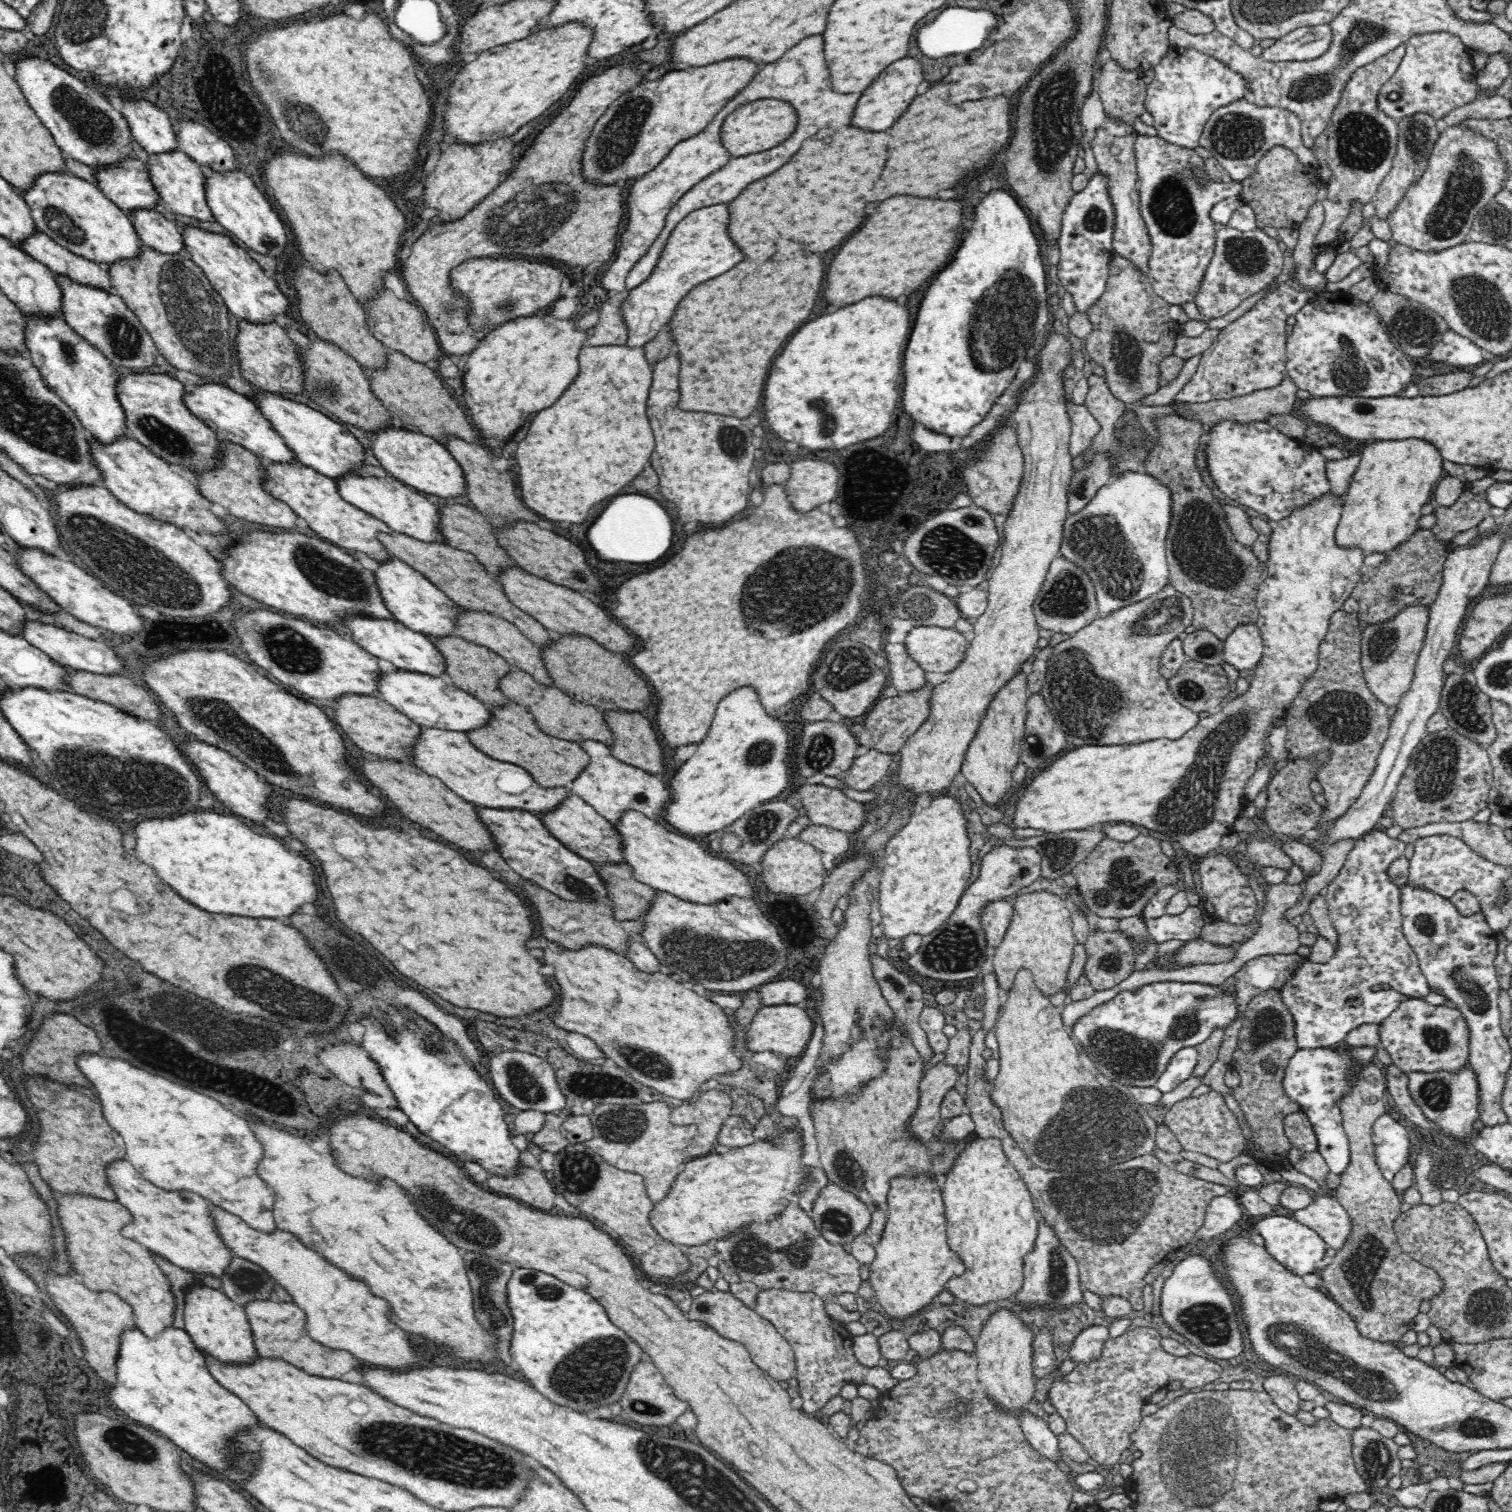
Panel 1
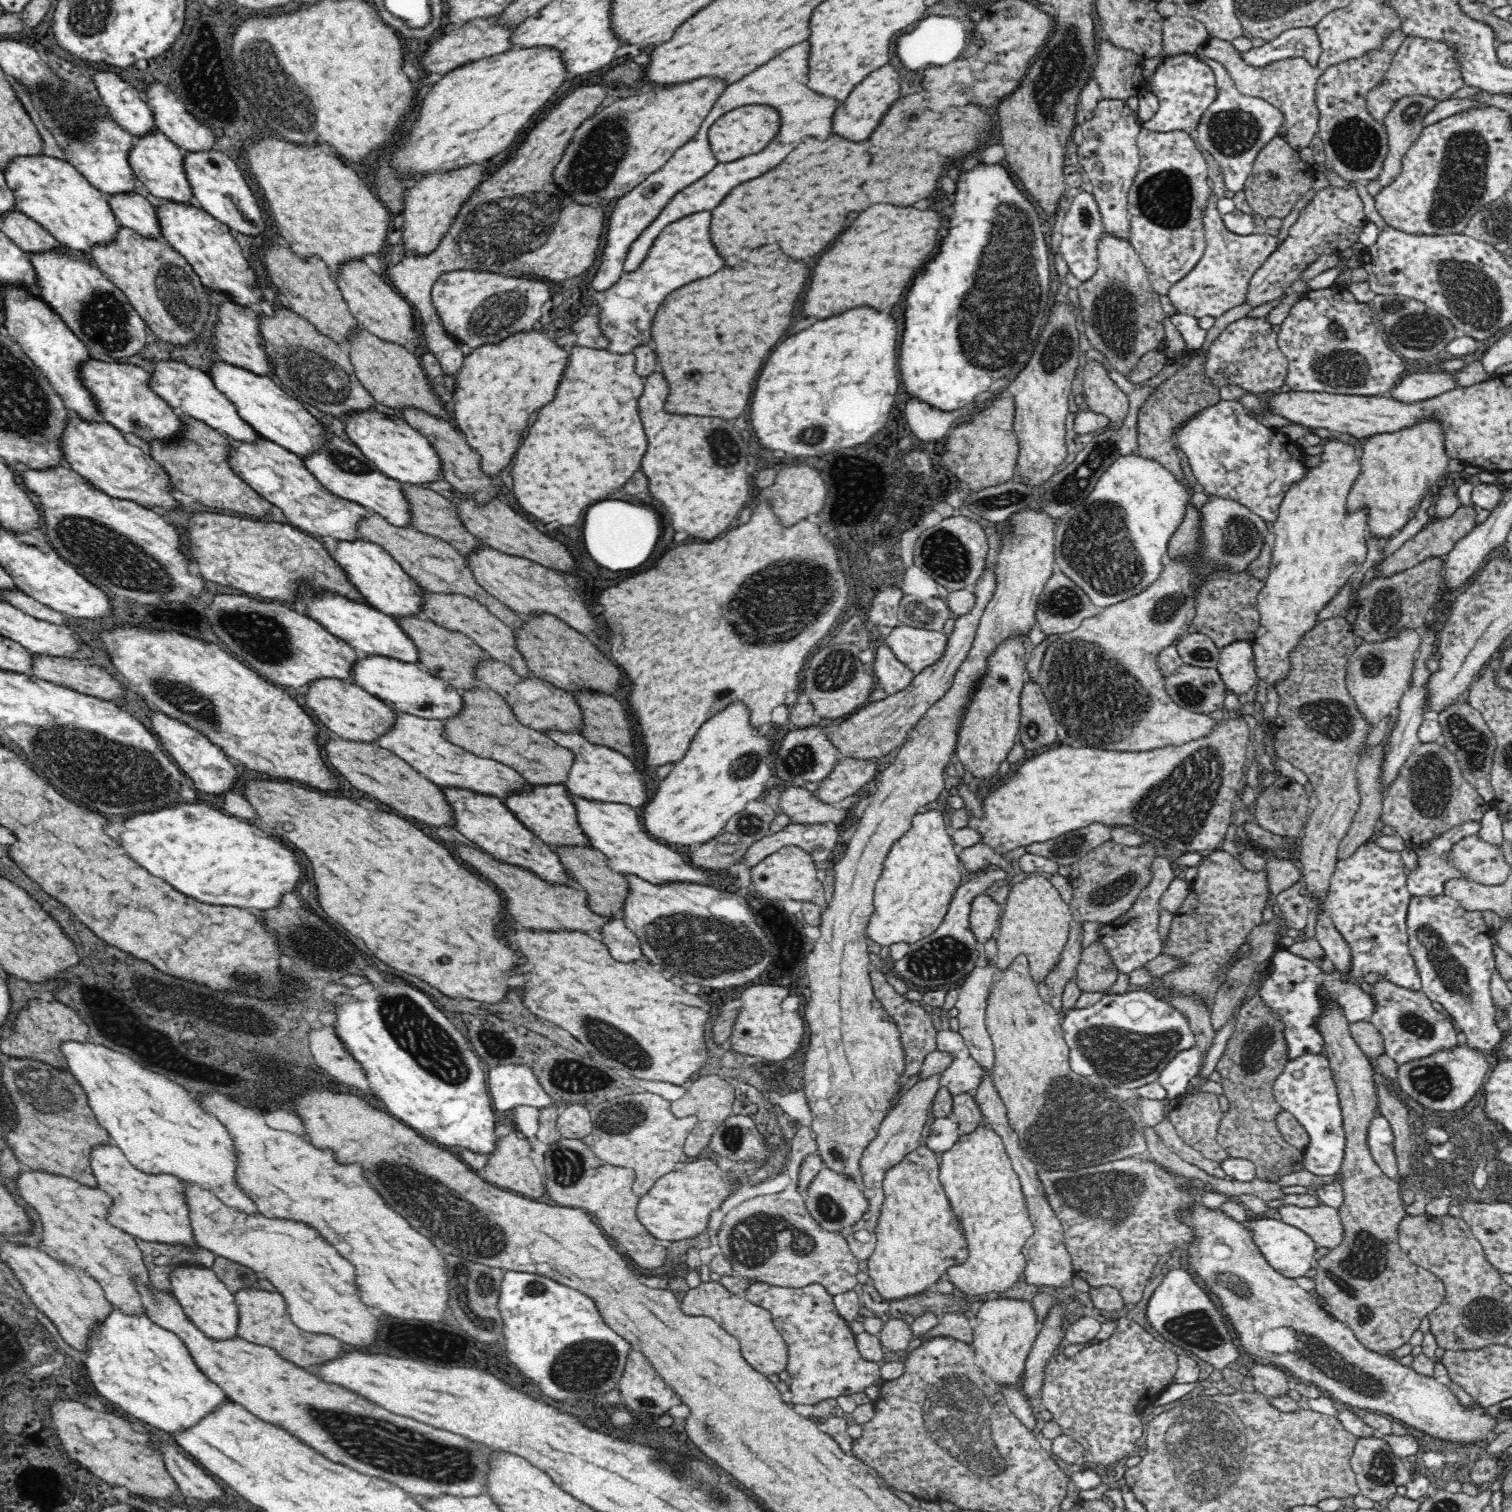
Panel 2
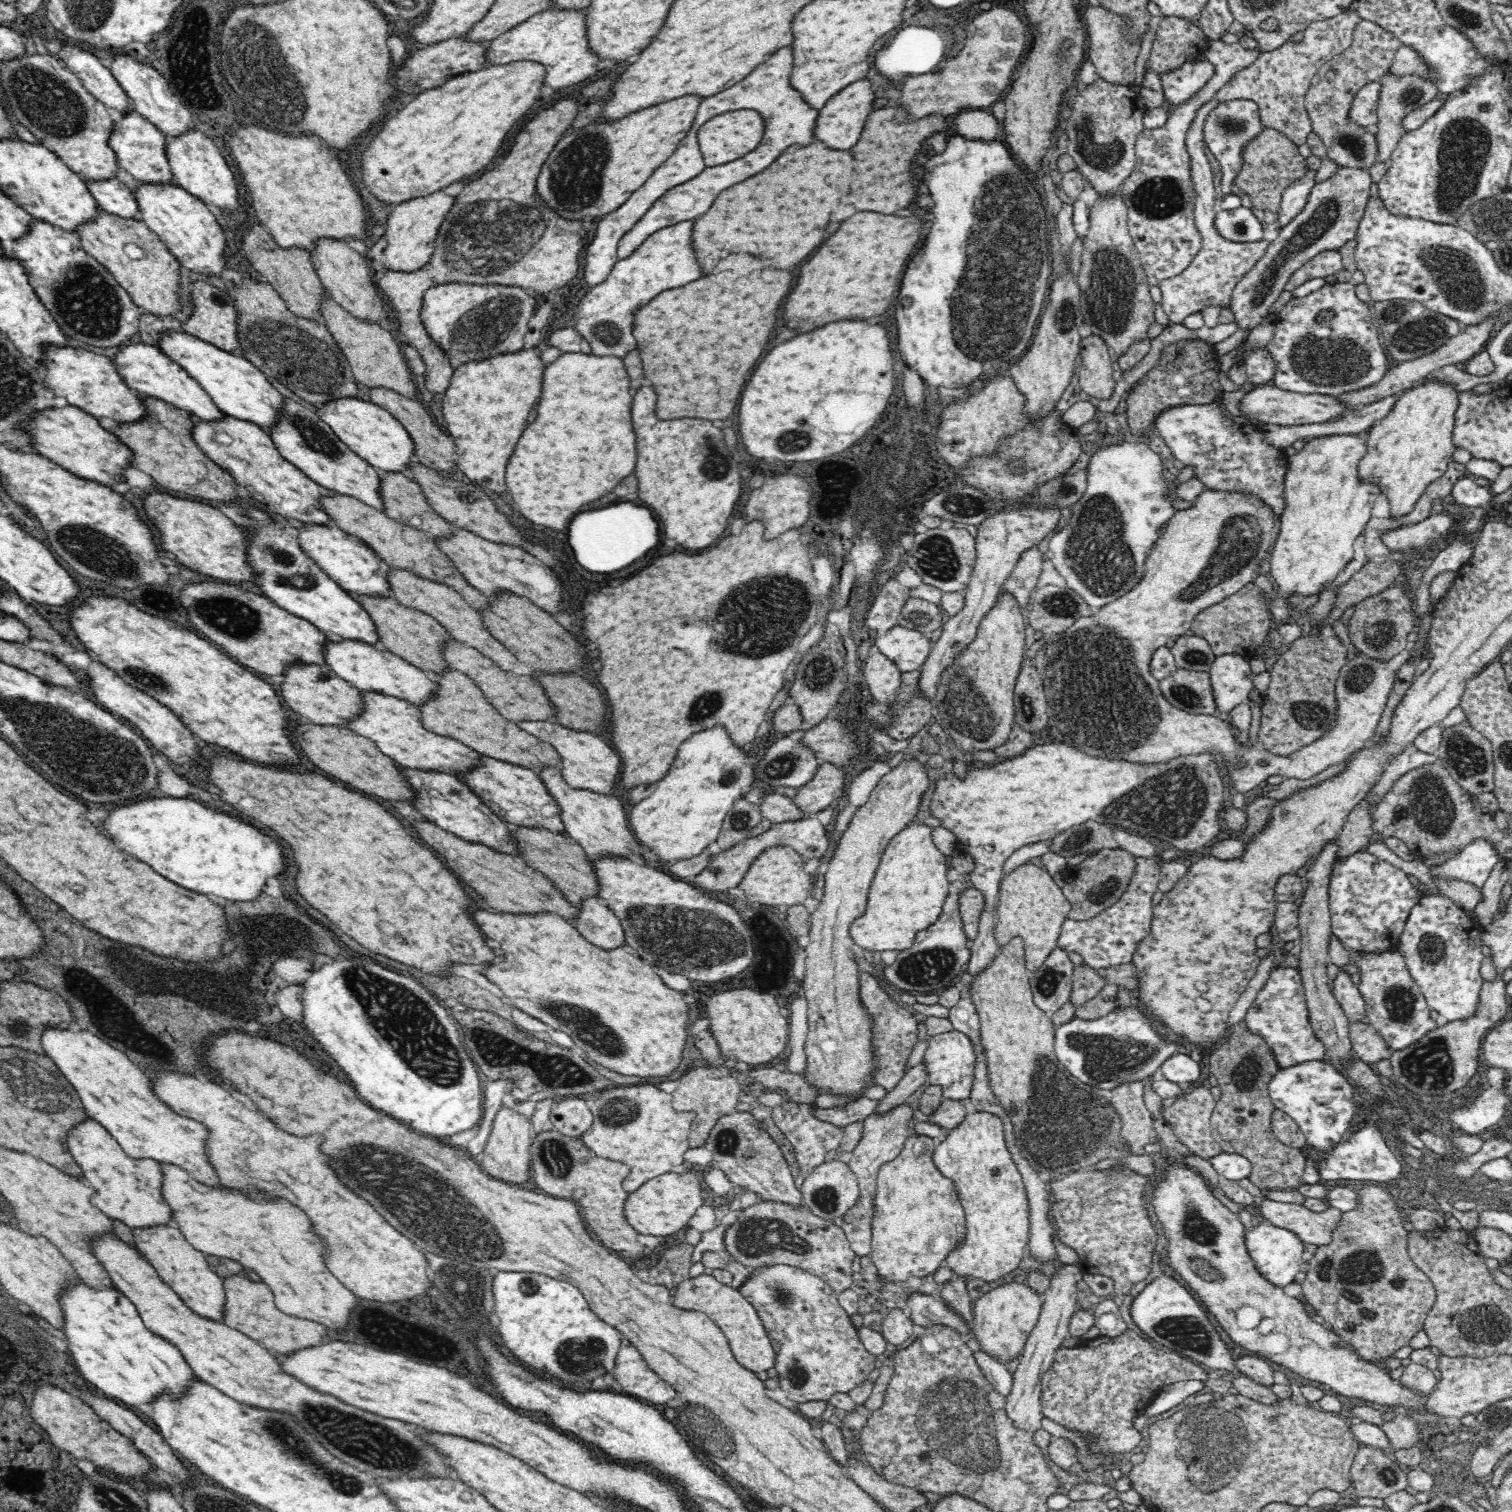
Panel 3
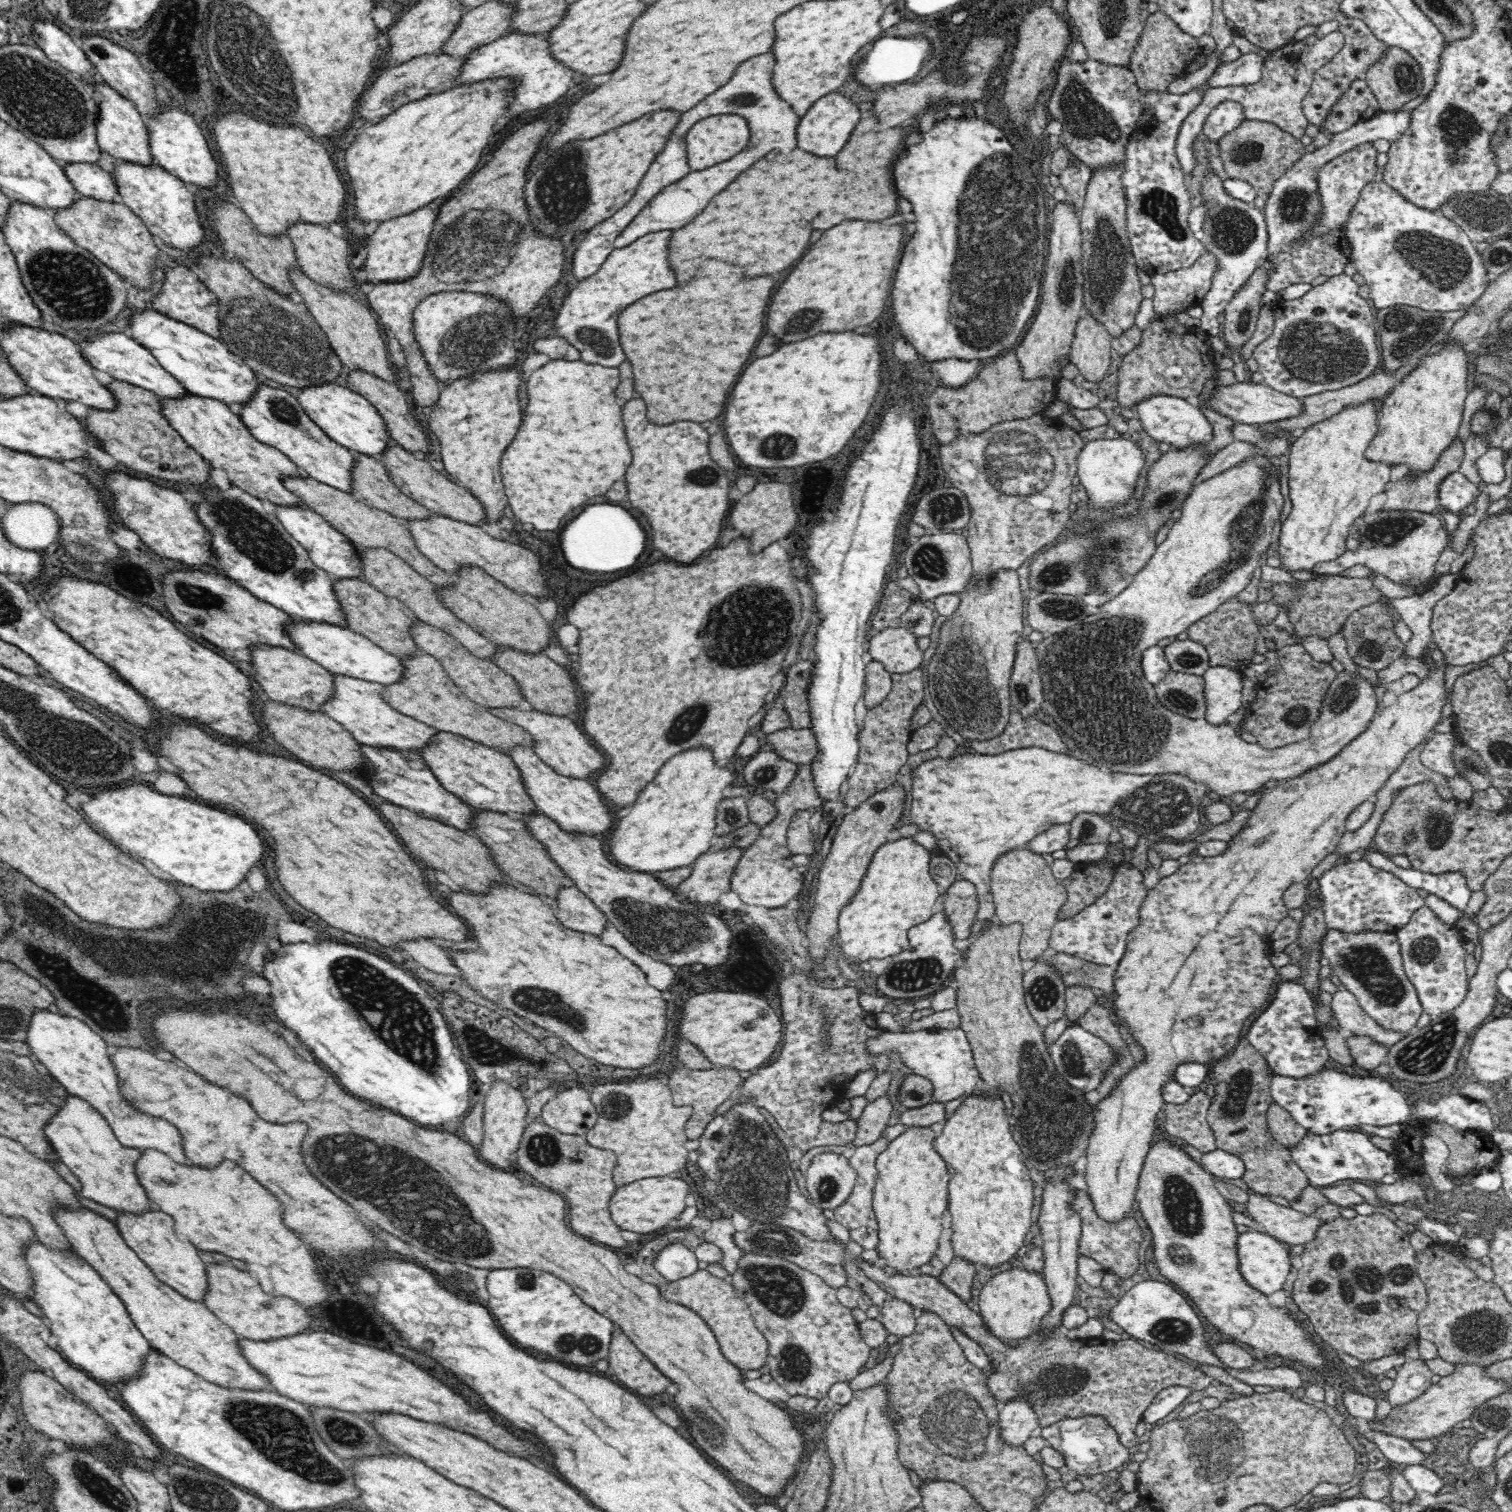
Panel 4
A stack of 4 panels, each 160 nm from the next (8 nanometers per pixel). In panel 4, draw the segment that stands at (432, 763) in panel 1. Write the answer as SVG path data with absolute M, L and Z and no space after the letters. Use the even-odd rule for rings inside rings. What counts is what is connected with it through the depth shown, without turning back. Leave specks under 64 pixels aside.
M333 673L332 681L334 692L320 704L320 710L350 732L360 745L418 751L426 747L437 732L428 724L394 710L382 699L382 685L376 682Z

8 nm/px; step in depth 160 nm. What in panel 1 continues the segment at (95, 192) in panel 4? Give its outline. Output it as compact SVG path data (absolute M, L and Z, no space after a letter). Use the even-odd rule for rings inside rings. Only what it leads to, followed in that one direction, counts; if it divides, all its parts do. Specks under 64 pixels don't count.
M136 208L125 212L144 247L151 247L164 254L184 252L183 238L176 224L154 208Z

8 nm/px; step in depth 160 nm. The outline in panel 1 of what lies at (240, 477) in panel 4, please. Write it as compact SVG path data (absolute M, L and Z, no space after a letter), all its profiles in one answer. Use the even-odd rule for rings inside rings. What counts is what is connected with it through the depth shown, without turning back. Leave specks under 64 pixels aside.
M260 458L260 465L262 465L260 485L272 497L286 503L298 517L304 519L308 526L318 533L320 539L327 540L351 553L356 550L364 552L377 562L390 560L391 556L388 555L386 547L376 539L378 532L390 532L390 527L382 520L342 499L334 479L320 474L297 459L273 462Z

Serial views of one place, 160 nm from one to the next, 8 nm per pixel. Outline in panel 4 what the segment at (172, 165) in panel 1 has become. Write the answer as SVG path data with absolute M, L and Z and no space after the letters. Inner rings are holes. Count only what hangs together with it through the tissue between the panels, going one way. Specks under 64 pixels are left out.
M100 78L94 80L92 89L94 89L93 98L98 107L98 118L96 118L96 142L100 147L100 150L108 152L110 156L113 156L116 160L127 160L127 162L135 162L136 164L151 164L153 162L152 155L150 155L150 147L148 147L148 130L144 125L143 116L139 113L131 100L128 100L125 96L122 96L117 90L102 81Z

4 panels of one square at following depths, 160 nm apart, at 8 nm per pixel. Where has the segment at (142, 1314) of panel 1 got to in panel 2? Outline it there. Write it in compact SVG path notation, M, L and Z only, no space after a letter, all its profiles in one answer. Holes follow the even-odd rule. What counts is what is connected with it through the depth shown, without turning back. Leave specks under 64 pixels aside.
M35 1169L22 1172L15 1184L18 1196L38 1214L42 1225L40 1248L54 1259L82 1268L100 1283L106 1300L124 1314L142 1314L144 1305L132 1278L148 1284L148 1270L134 1237L107 1221L106 1208L112 1205L112 1197L97 1186L90 1187L74 1178Z

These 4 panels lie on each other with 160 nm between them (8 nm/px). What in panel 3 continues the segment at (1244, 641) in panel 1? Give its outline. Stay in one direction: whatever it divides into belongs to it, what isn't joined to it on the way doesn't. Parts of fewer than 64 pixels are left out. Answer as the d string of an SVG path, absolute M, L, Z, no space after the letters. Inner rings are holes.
M1234 654L1217 656L1209 670L1216 711L1214 715L1230 713L1247 701L1253 689L1249 659Z

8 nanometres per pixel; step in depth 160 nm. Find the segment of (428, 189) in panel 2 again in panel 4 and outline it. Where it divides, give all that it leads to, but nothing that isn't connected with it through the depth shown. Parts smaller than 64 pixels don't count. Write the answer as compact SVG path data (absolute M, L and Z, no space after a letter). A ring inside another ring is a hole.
M429 205L417 211L381 222L376 232L367 239L367 258L361 267L366 271L366 282L369 283L397 283L418 275L422 269L423 261L428 251L430 236L433 232L434 220L437 210L432 210Z

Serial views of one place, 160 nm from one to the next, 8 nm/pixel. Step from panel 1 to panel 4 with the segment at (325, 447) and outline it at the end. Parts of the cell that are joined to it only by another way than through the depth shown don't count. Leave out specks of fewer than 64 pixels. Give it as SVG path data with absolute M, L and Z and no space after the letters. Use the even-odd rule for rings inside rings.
M144 309L129 315L125 334L146 347L173 378L192 394L215 398L231 407L248 402L258 388L254 372L217 338L156 310Z

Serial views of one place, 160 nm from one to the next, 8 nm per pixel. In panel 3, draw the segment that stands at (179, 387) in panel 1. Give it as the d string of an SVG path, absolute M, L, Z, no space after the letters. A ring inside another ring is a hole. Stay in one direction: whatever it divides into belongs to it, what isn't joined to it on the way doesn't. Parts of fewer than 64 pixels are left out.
M42 344L42 358L36 360L37 368L45 371L42 383L54 396L64 396L68 404L81 408L98 419L101 416L116 422L134 422L146 416L146 407L140 401L140 394L131 389L118 375L111 357L90 352L90 349L76 345L55 346Z

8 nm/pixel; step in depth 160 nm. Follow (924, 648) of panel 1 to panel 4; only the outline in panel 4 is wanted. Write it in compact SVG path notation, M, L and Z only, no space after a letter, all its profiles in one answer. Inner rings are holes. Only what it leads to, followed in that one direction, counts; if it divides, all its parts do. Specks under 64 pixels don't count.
M888 627L867 642L872 661L880 662L886 671L906 674L922 664L922 651L916 645L916 635L906 628Z

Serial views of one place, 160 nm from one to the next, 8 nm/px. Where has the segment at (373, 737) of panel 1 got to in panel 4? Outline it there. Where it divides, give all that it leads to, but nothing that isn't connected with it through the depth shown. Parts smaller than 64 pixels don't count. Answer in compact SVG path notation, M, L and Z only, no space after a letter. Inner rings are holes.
M254 644L248 651L252 676L269 700L283 702L288 706L301 706L310 711L321 711L320 704L324 704L332 696L332 673L300 652L269 644Z

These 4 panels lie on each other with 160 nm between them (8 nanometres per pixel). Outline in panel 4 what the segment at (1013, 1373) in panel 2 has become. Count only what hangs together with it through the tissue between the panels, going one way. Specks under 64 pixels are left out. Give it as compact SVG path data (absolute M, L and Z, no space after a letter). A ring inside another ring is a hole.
M1020 1266L999 1272L987 1280L979 1294L979 1306L983 1323L996 1339L1016 1342L1041 1328L1043 1318L1052 1308L1052 1299L1043 1273L1028 1271Z

